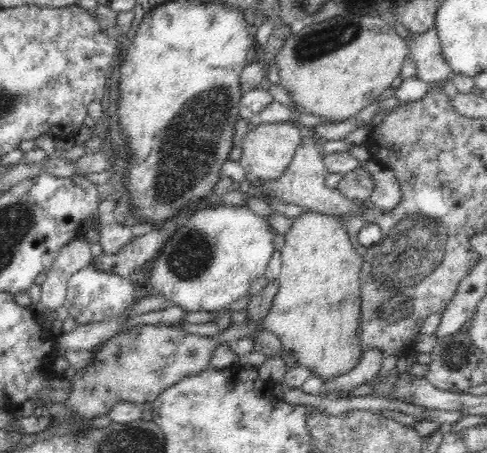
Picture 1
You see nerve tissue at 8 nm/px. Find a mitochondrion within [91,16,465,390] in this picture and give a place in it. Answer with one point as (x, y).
(414, 249)

